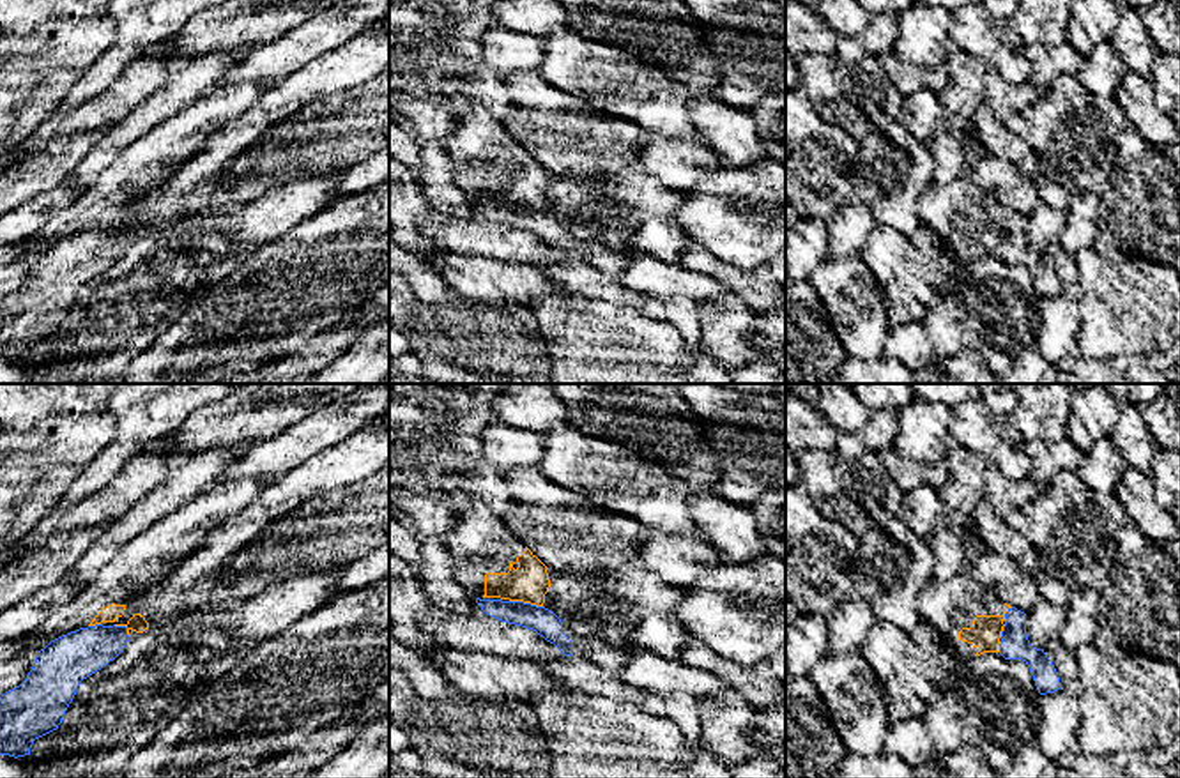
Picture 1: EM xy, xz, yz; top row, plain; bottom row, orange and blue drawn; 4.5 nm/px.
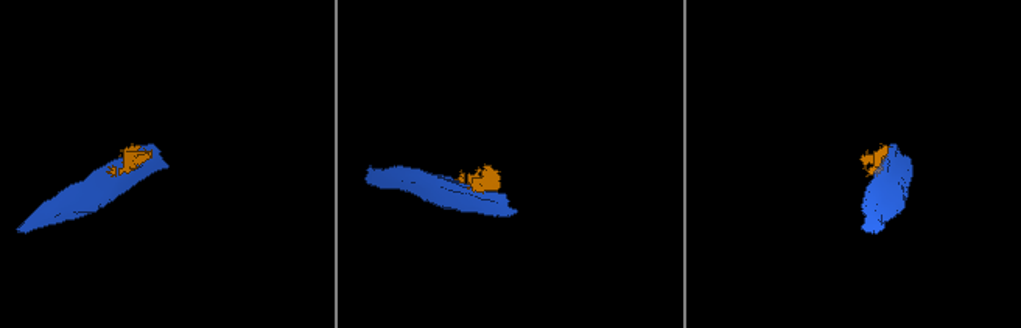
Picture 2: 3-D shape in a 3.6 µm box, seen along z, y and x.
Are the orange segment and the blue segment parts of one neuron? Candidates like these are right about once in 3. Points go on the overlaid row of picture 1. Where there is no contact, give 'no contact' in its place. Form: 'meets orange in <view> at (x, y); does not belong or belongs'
meets orange in xz at (526, 602); belongs

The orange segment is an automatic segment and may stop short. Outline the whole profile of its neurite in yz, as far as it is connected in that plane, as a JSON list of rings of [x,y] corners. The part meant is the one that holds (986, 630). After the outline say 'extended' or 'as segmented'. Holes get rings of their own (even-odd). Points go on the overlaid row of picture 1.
[[[1003,605],[1001,615],[977,615],[969,628],[959,631],[959,640],[984,652],[1000,652],[1005,660],[1023,660],[1040,695],[1061,690],[1053,661],[1044,649],[1030,644],[1026,635],[1026,614],[1015,606]]] | extended

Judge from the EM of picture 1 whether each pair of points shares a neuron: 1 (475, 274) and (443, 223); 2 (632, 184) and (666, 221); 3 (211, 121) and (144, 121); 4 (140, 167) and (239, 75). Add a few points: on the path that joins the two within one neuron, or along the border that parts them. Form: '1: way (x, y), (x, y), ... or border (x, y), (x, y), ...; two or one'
1: border (434, 239), (444, 239), (453, 248), (501, 262); two
2: way (637, 193), (657, 213); one
3: border (200, 98), (130, 144); two
4: border (271, 85), (236, 83), (220, 85), (213, 91); two

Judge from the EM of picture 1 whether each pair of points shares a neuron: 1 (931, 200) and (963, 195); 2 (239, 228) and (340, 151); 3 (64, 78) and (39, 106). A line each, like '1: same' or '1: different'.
1: same
2: different
3: same

